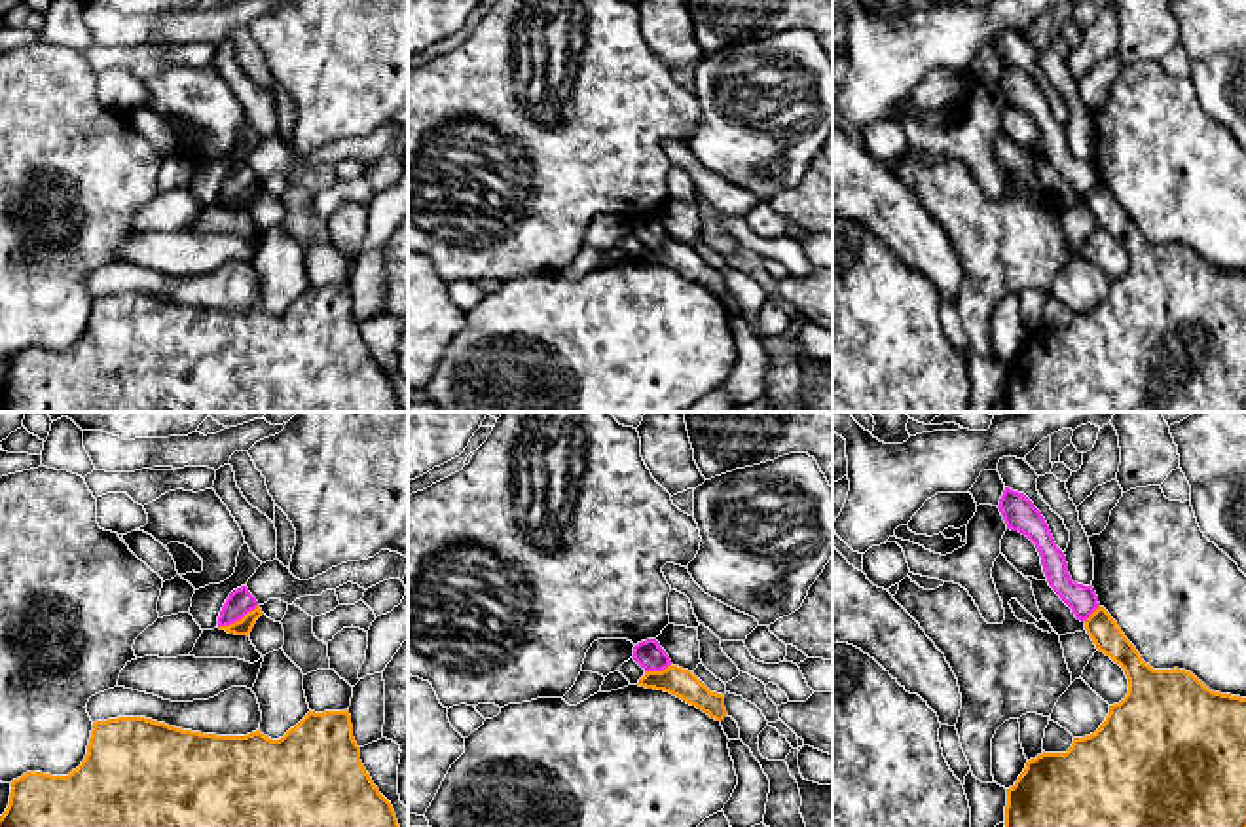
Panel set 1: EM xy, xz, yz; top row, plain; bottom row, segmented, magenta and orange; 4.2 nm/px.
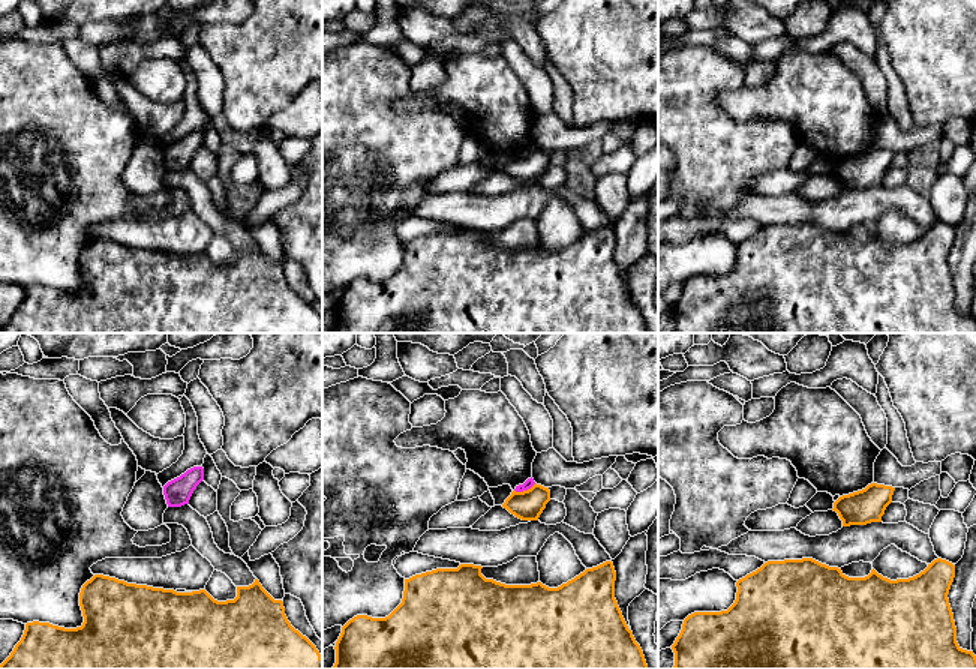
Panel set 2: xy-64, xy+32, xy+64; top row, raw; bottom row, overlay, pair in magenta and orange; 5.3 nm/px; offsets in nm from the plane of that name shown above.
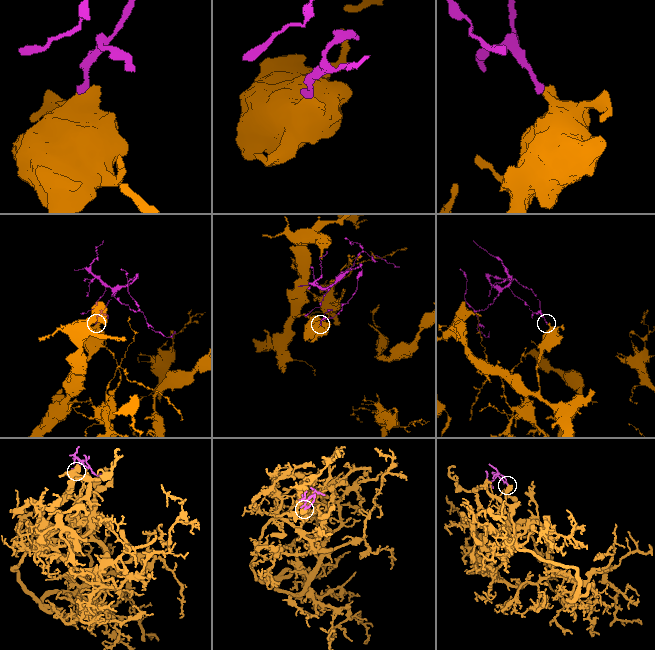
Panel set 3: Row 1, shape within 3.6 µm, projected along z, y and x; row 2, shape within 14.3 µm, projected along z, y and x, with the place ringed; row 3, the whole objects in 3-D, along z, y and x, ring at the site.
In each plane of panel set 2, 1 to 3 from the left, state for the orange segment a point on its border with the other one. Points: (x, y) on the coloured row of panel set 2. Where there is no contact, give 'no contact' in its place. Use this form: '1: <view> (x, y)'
1: no contact
2: xy+32 (525, 489)
3: no contact

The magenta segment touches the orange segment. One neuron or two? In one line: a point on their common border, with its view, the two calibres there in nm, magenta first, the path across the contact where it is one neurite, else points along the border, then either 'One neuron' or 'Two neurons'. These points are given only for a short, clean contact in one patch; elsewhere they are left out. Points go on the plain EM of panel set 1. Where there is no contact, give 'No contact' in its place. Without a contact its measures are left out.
Touches magenta at xy (238, 194). Thickness 110 nm (magenta) against 70 nm. Boundary: xy (258, 181), (239, 194), (219, 202). Two neurons

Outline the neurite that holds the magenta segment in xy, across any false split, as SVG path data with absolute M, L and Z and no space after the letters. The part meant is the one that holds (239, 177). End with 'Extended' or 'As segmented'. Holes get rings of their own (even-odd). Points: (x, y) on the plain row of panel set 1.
M247 161L233 165L220 186L218 203L241 195L247 188L254 186L256 182L258 176Z. As segmented

